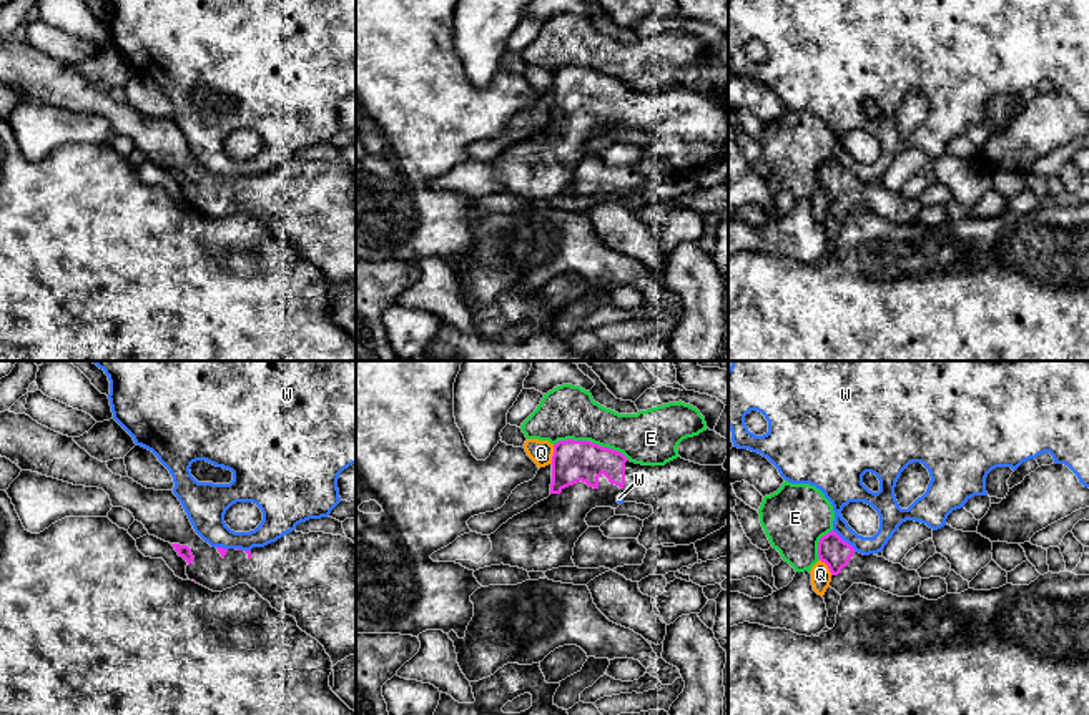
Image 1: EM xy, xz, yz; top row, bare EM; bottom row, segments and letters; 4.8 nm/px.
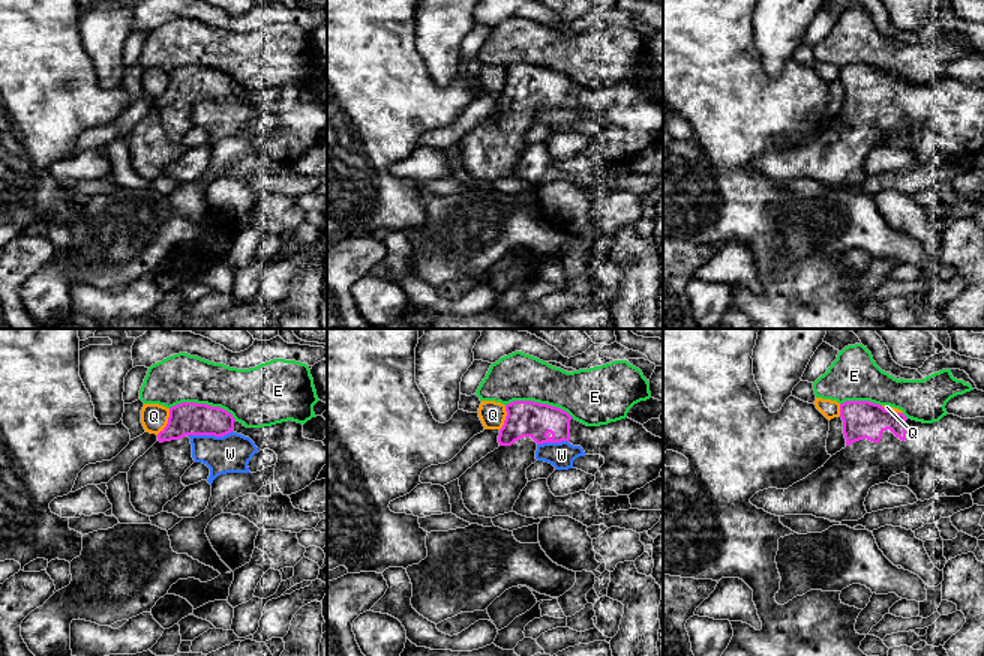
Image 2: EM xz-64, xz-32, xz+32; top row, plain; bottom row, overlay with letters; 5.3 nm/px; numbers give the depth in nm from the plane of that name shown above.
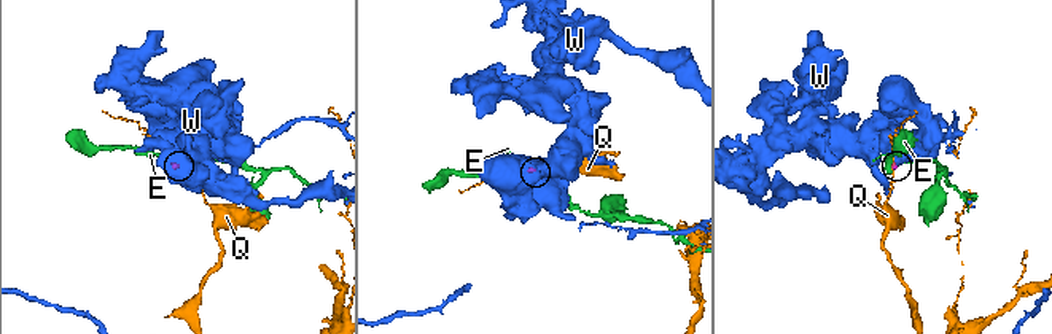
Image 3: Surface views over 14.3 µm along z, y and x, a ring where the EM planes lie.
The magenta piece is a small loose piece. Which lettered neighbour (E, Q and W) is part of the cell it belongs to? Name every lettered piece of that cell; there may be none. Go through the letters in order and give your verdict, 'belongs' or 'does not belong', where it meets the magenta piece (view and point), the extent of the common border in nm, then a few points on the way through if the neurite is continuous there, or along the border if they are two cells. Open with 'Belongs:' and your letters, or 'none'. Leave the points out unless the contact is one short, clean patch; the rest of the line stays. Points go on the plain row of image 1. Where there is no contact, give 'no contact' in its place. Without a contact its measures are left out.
Belongs: none
E: does not belong; meets magenta in xz at (592, 70); contact 380 nm long; border along xz (554, 70), (567, 67), (592, 69), (617, 77), (629, 87)
Q: does not belong; meets magenta in xz at (554, 82); contact 100 nm long; border along xz (554, 72), (551, 90)
W: does not belong; meets magenta in yz at (843, 168); contact 160 nm long; border along yz (833, 157), (857, 178)

